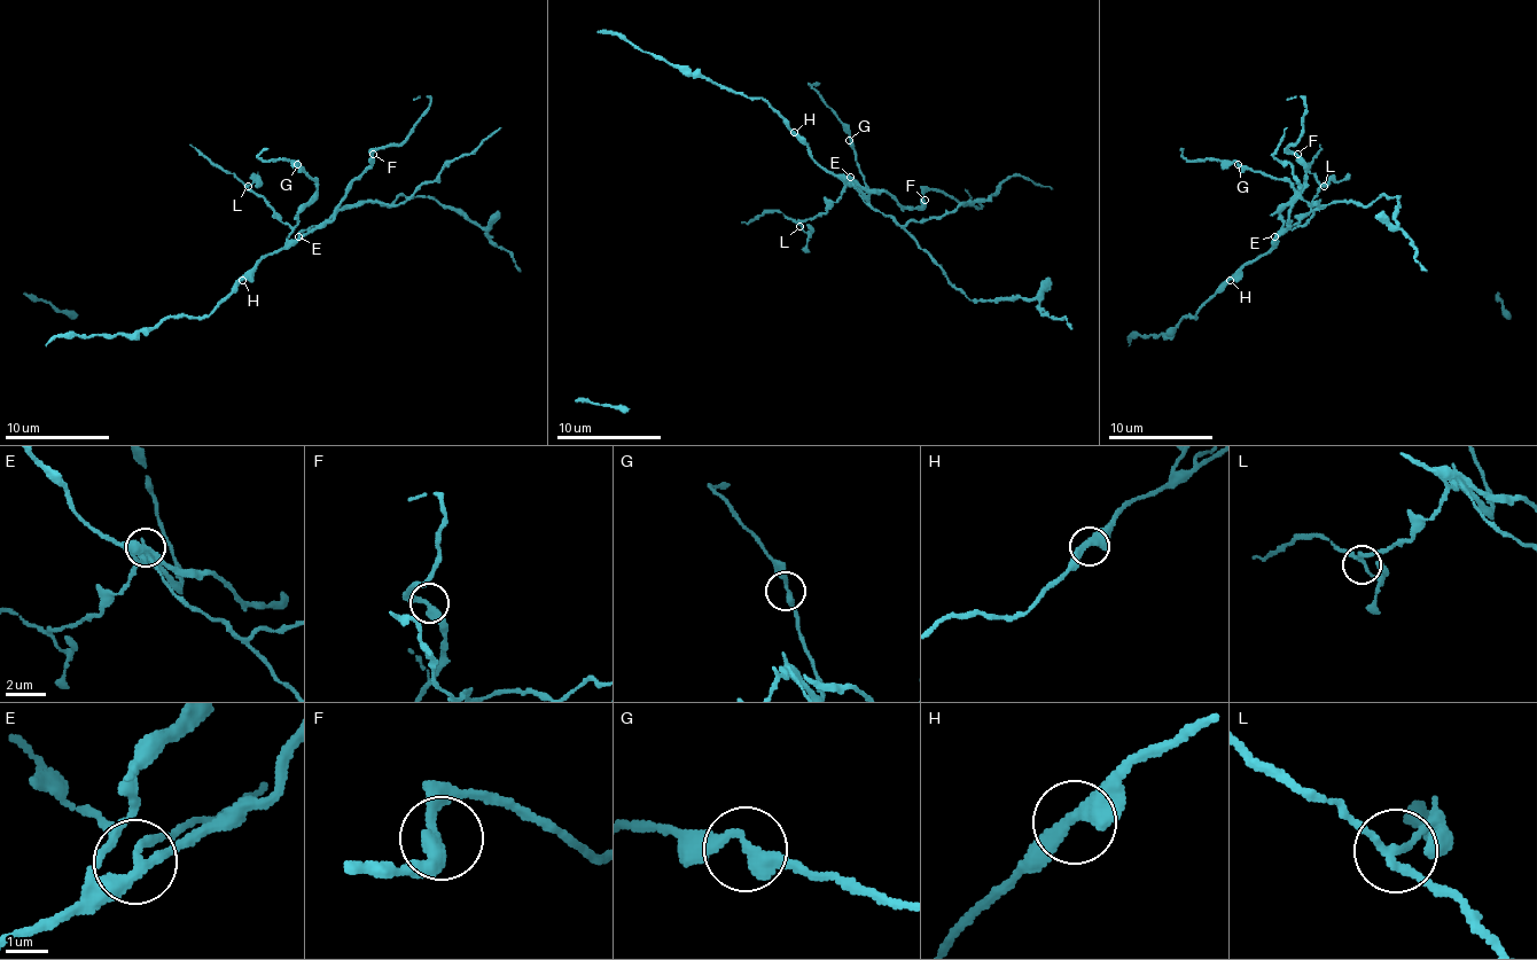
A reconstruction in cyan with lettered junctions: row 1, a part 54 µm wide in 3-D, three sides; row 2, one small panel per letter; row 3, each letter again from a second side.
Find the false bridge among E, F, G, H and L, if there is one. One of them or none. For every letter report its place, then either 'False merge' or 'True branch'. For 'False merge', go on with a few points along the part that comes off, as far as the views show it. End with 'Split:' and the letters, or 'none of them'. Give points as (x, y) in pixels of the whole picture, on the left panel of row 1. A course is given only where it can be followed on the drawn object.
E: Place: (298, 236). False merge. Course of the part to remove: (297, 235), (358, 201), (383, 201), (389, 207), (399, 196), (434, 196), (483, 227), (520, 272)
F: Place: (373, 154). True branch
G: Place: (297, 164). True branch
H: Place: (242, 280). True branch
L: Place: (248, 186). True branch
Split: E

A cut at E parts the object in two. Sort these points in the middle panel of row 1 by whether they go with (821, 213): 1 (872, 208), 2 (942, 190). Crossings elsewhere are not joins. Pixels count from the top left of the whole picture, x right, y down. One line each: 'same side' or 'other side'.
1: other side
2: same side

